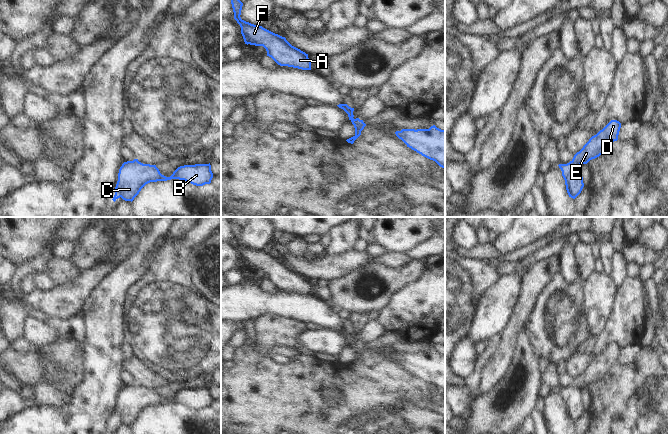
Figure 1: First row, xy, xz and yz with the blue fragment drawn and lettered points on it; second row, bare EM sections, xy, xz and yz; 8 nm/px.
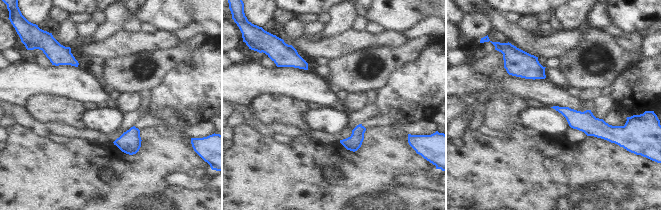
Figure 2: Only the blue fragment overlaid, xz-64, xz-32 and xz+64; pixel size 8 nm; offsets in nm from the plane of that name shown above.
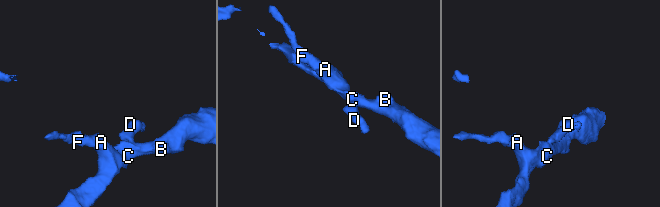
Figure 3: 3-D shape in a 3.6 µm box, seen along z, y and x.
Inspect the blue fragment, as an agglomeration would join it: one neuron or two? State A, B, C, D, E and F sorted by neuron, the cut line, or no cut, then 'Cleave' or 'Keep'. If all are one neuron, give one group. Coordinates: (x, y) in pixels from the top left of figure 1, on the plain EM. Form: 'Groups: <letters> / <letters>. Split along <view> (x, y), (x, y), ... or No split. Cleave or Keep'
Groups: A B C F / D E. Split along yz (572, 384), (579, 389). Cleave

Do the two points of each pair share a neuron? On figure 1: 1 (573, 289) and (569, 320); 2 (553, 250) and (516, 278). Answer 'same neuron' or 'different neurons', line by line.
1: same neuron
2: different neurons

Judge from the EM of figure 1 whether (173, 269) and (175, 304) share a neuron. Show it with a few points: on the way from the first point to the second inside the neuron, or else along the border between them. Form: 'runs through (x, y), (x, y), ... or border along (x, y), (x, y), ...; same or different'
runs through (173, 278), (173, 295); same

